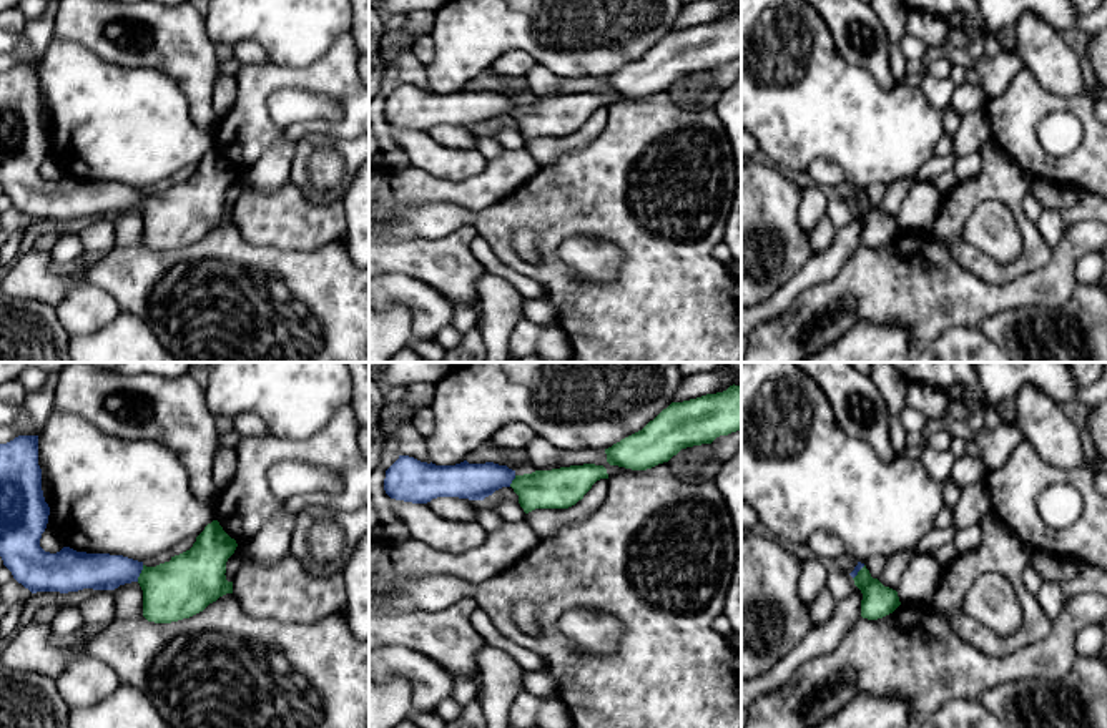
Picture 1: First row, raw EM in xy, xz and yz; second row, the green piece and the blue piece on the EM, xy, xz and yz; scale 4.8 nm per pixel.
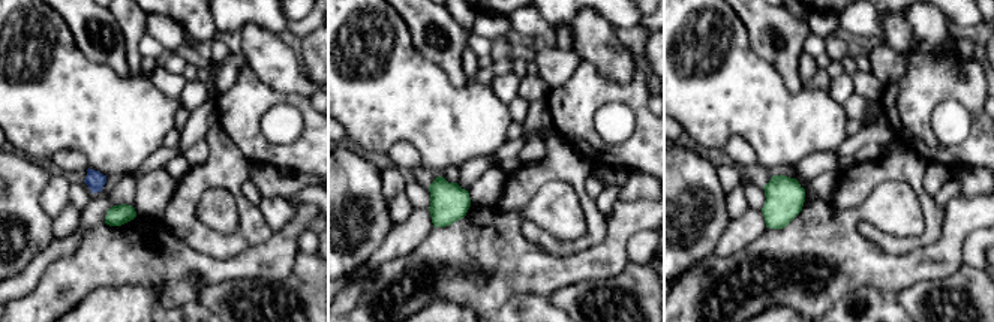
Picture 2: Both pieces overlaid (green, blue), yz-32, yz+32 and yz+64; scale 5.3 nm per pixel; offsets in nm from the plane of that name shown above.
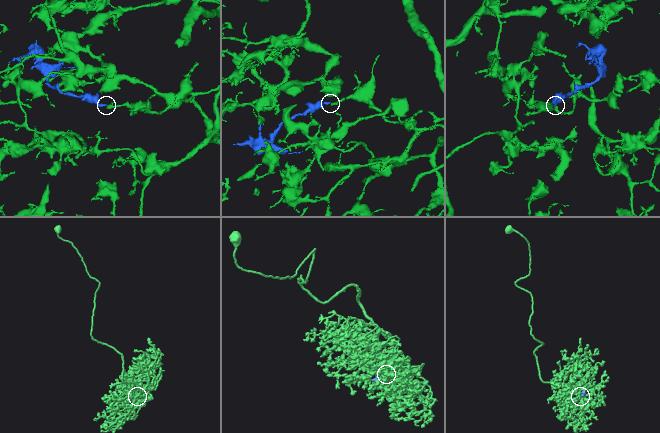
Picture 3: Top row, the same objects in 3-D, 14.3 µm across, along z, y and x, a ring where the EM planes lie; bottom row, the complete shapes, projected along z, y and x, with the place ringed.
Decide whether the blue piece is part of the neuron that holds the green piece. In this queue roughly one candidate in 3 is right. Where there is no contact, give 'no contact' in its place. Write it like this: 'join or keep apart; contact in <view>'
join; contact in xy

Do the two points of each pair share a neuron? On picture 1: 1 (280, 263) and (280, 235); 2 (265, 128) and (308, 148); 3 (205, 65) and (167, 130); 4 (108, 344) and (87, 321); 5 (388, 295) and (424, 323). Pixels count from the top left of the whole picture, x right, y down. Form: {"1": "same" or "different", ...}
{"1": "different", "2": "different", "3": "different", "4": "different", "5": "same"}

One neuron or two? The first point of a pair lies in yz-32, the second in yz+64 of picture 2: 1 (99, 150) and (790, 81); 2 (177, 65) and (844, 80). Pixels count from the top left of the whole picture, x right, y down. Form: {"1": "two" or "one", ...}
{"1": "two", "2": "two"}

